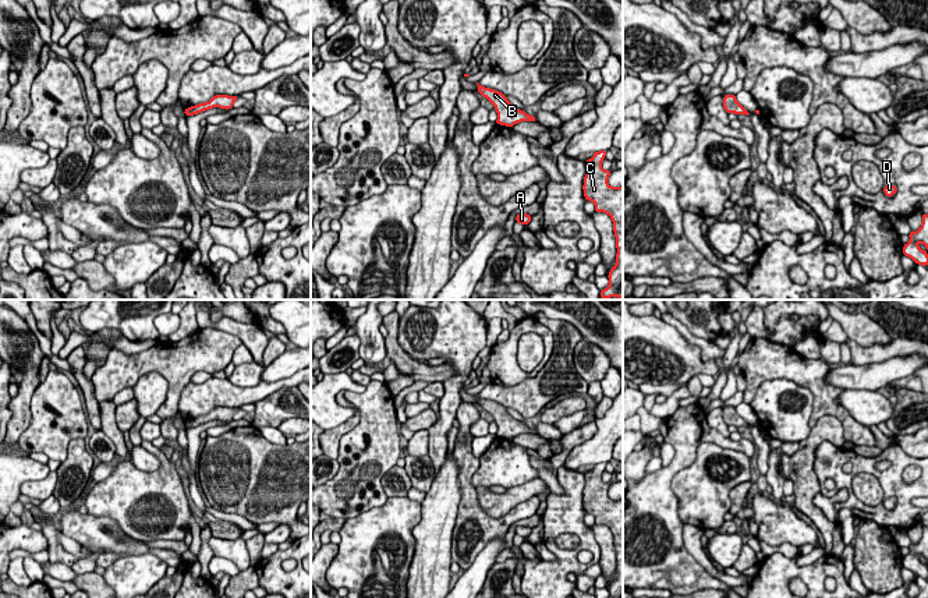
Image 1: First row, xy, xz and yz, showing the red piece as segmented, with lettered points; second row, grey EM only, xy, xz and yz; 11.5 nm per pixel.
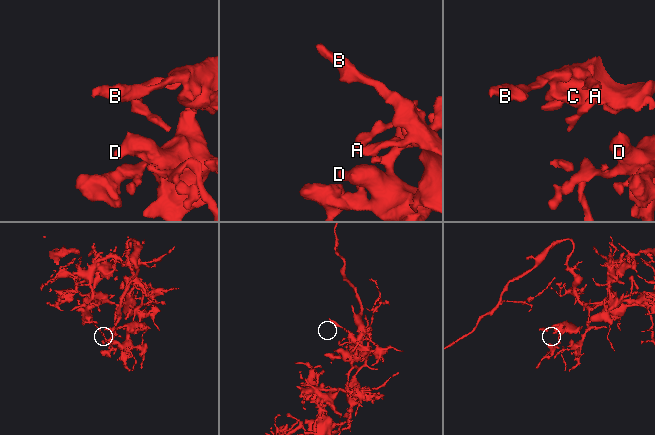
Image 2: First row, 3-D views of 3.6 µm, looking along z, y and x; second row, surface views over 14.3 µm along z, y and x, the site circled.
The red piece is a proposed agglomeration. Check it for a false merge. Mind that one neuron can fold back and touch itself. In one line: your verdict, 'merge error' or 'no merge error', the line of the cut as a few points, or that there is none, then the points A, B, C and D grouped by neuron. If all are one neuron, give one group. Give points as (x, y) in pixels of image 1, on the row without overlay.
no merge error; no cut; A B C D

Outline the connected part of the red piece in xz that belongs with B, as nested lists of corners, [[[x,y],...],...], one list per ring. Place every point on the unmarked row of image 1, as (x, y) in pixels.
[[[478,397],[478,404],[486,410],[489,414],[493,415],[495,422],[497,424],[497,432],[496,436],[506,438],[506,439],[513,439],[517,435],[521,434],[534,434],[536,435],[536,431],[534,428],[527,427],[525,424],[514,420],[506,410],[499,403],[485,400],[482,397]]]

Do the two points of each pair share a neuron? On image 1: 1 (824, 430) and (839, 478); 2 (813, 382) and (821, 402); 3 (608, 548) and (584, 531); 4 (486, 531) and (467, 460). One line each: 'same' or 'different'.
1: different
2: same
3: different
4: same

